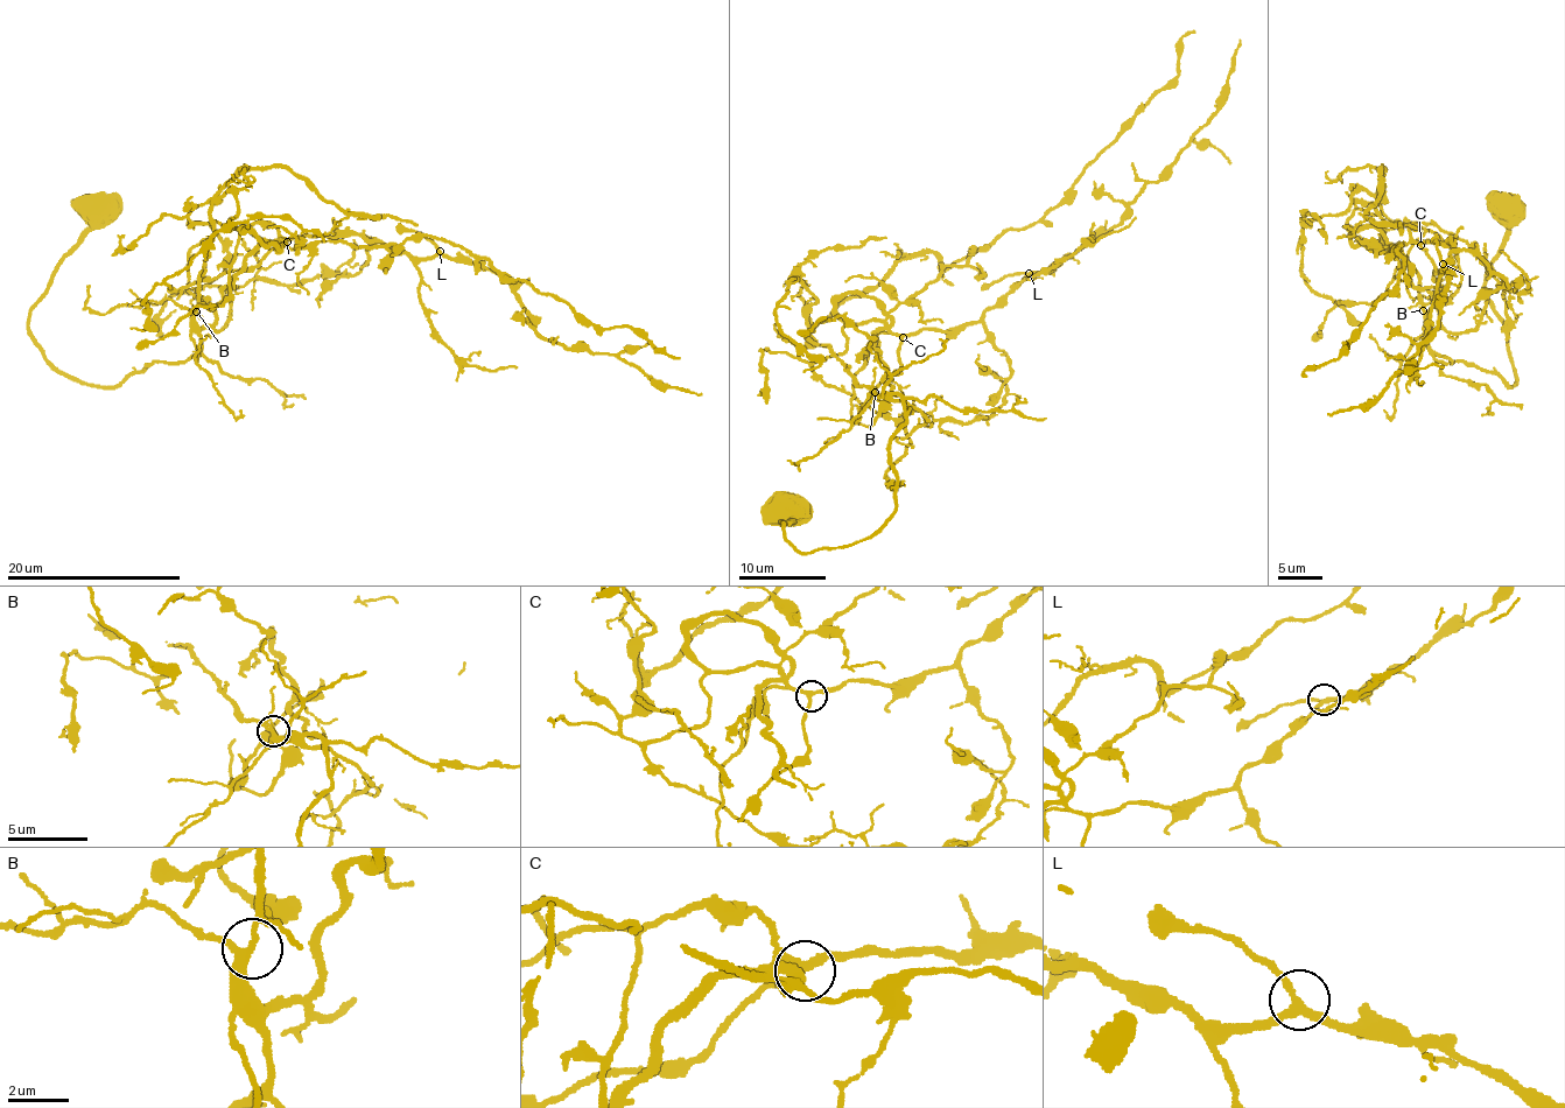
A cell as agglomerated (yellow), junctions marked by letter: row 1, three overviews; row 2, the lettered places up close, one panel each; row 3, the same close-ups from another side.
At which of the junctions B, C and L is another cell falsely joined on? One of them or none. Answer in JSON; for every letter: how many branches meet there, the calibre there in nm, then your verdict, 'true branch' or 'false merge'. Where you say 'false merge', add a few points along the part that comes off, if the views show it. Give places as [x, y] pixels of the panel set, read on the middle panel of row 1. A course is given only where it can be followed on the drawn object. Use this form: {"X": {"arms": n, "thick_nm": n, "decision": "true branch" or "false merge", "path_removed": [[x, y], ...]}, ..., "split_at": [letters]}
{"B": {"arms": 3, "thick_nm": 240, "decision": "true branch"}, "C": {"arms": 3, "thick_nm": 200, "decision": "true branch"}, "L": {"arms": 3, "thick_nm": 240, "decision": "true branch"}, "split_at": []}

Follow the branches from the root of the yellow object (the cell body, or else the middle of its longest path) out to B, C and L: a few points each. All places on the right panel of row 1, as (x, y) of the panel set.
B: (1510, 208), (1514, 221), (1485, 289), (1506, 325), (1515, 383), (1437, 356), (1424, 310)
C: (1510, 208), (1485, 289), (1506, 325), (1511, 386), (1429, 348), (1438, 307), (1411, 281), (1397, 244), (1420, 245)
L: (1510, 208), (1485, 289), (1511, 386), (1429, 348), (1438, 307), (1397, 244), (1455, 244), (1443, 264)

